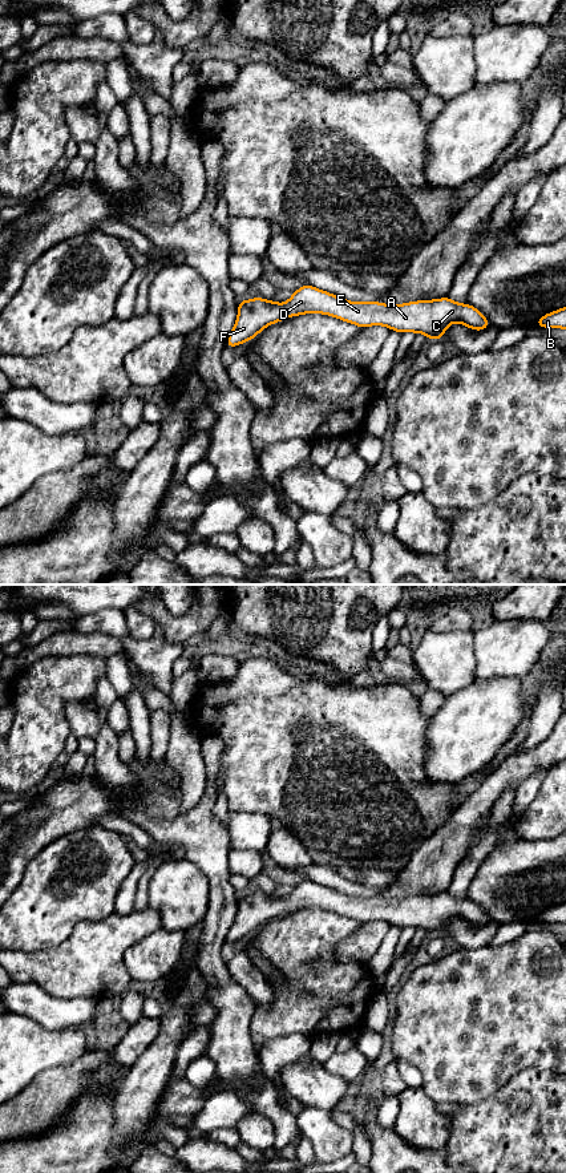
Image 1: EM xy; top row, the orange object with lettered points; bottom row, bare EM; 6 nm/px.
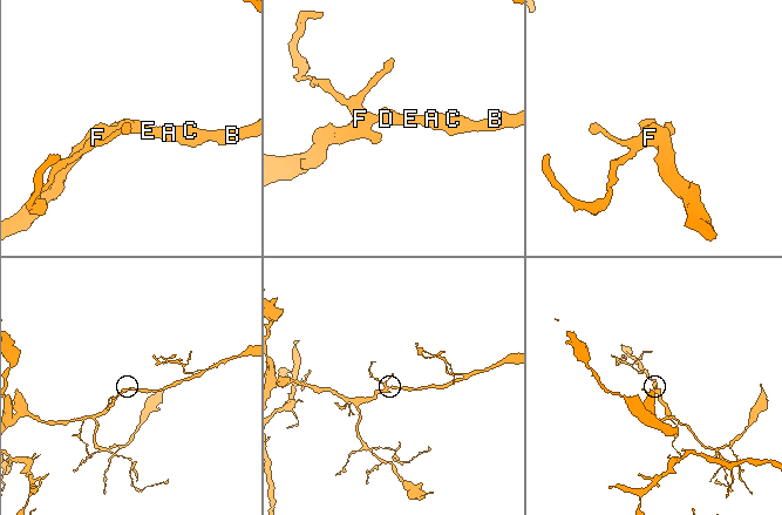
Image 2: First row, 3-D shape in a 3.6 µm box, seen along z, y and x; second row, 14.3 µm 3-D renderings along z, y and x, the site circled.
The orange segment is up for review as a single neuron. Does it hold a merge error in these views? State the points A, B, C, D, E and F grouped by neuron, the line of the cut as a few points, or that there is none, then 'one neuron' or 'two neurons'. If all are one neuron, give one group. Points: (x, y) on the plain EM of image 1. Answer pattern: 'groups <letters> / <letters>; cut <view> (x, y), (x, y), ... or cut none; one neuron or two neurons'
groups A B C D E F; cut none; one neuron

